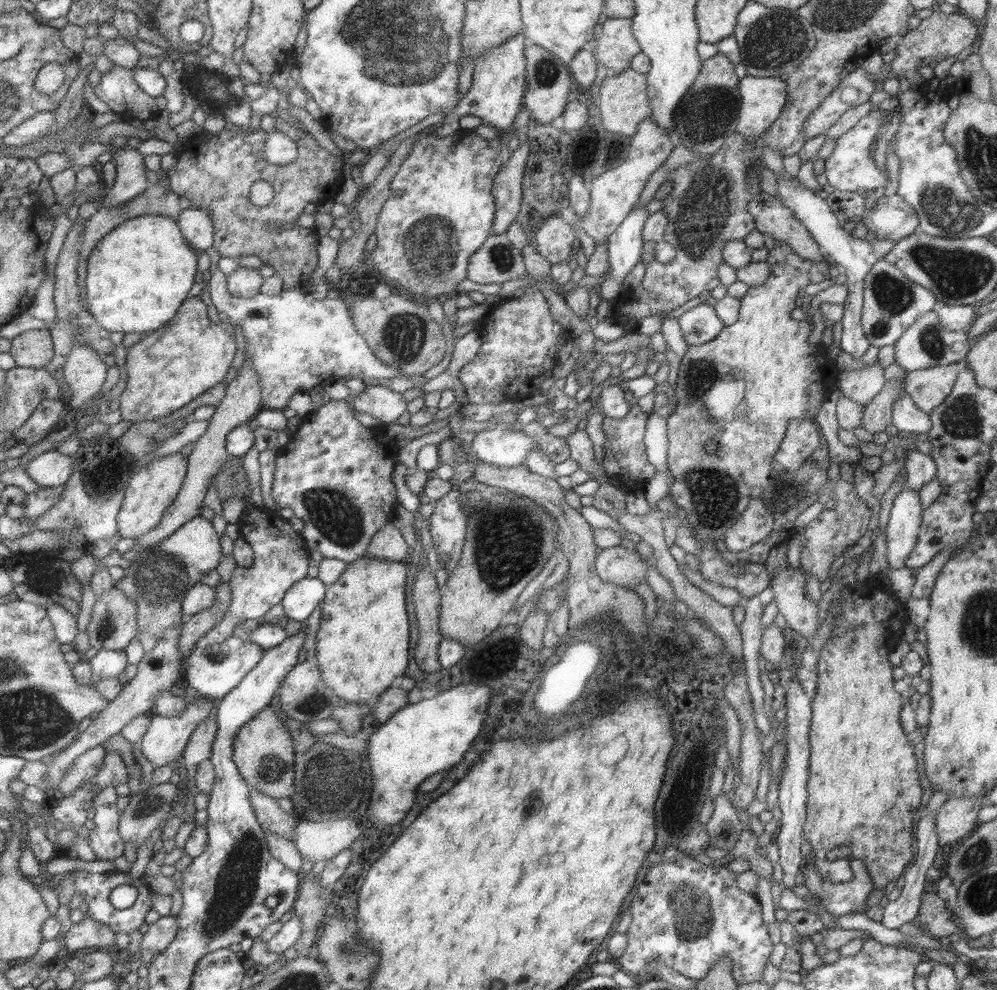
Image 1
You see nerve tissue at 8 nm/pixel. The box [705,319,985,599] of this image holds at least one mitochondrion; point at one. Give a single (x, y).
(786, 496)

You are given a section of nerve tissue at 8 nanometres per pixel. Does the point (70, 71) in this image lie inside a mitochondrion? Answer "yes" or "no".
no

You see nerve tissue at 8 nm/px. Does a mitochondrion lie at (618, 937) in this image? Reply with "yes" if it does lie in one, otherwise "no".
no

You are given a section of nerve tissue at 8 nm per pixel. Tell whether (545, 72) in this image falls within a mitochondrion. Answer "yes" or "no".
yes

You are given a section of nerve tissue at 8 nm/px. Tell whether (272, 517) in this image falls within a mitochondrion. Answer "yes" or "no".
no

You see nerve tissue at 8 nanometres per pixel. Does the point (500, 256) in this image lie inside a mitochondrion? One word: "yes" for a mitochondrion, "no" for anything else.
yes

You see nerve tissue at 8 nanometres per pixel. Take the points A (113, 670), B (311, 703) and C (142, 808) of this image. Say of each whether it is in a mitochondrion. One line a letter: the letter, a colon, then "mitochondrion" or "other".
A: other
B: mitochondrion
C: mitochondrion

